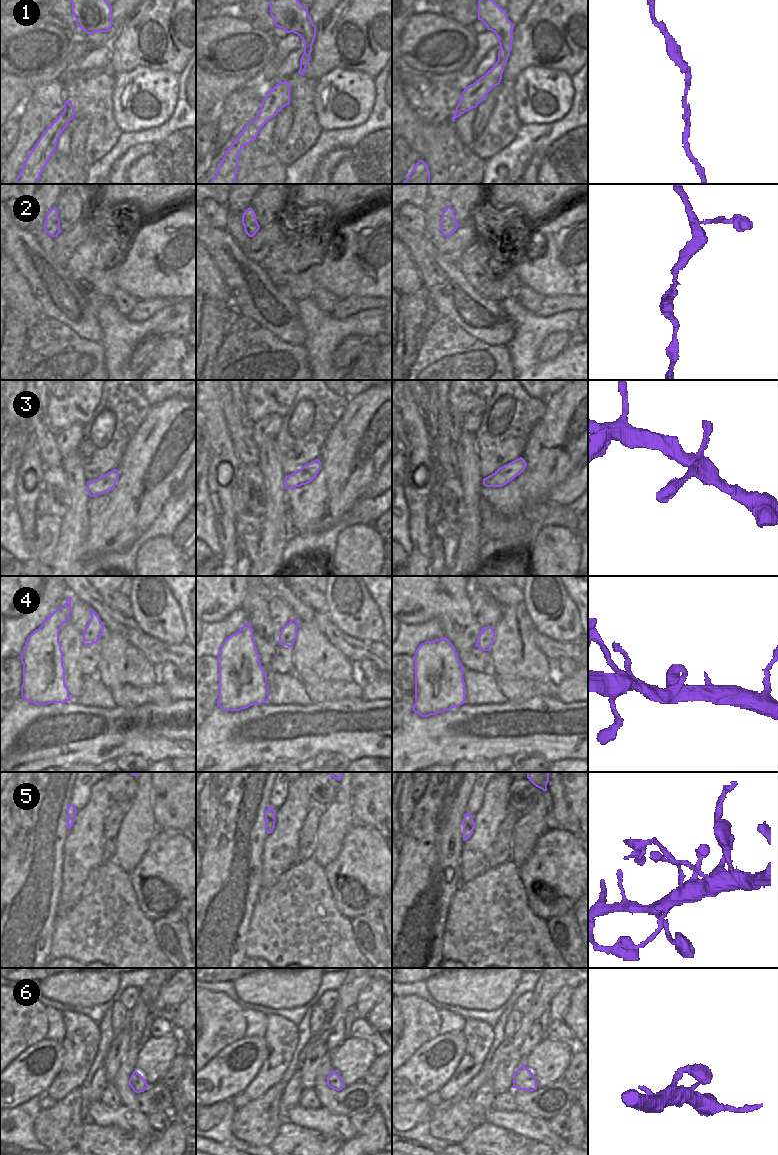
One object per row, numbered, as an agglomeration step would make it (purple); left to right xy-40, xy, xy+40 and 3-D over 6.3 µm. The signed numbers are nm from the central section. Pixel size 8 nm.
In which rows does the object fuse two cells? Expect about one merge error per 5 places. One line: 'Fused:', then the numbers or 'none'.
Fused: 5

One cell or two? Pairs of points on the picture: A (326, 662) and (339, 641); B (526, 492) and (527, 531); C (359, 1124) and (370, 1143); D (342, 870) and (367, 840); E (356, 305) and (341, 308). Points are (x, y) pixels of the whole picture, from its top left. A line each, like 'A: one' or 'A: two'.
A: two
B: two
C: two
D: one
E: one

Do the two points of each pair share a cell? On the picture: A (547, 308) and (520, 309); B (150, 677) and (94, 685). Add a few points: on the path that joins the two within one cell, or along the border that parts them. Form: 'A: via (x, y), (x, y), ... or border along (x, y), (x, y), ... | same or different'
A: border along (536, 312), (539, 316), (552, 316), (561, 313) | different
B: border along (96, 675), (109, 690) | different

